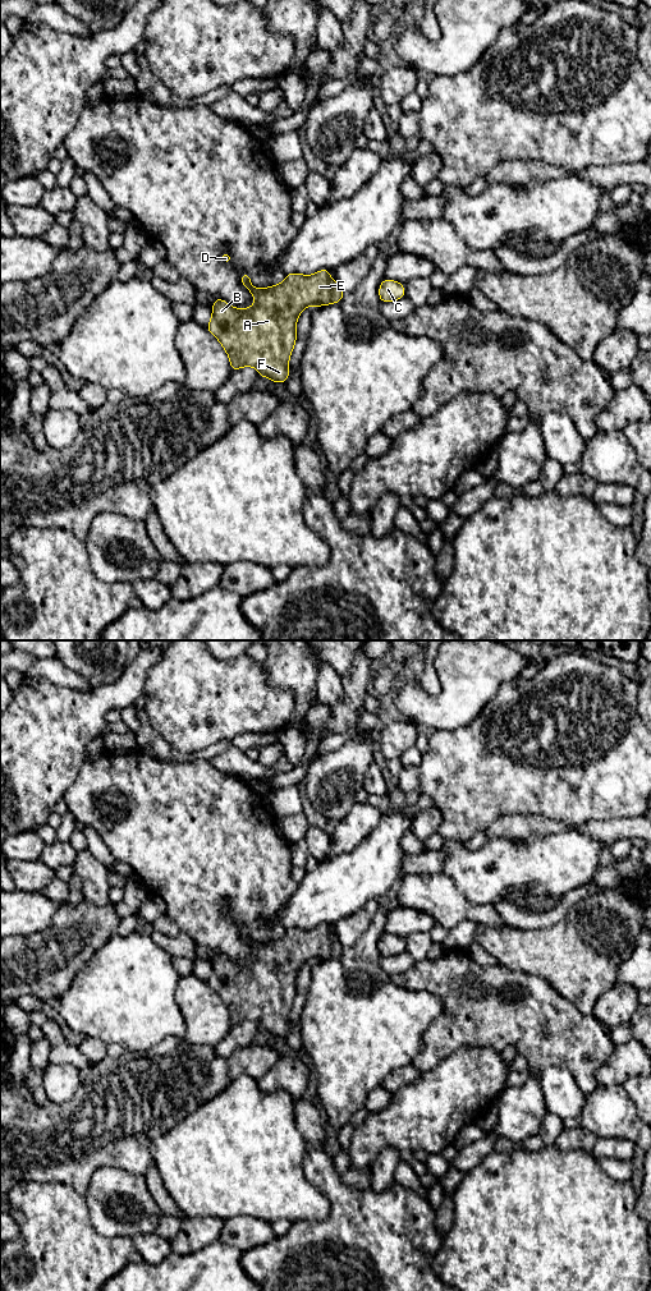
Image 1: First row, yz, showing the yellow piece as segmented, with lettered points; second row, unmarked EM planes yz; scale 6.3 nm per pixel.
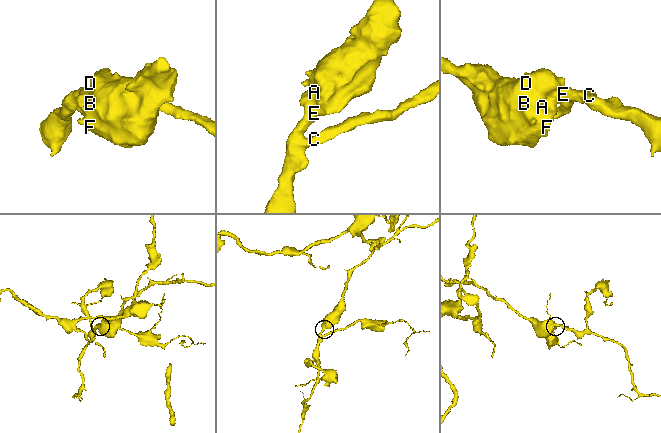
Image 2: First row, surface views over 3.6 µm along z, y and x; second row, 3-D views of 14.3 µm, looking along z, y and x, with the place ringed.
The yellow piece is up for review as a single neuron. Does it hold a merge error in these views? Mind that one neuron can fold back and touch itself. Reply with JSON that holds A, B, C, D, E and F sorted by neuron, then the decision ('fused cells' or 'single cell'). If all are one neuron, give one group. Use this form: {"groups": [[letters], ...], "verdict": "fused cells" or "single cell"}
{"groups": [["A", "B", "C", "D", "E", "F"]], "verdict": "single cell"}

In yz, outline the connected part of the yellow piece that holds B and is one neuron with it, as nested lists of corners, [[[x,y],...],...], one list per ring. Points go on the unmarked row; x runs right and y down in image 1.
[[[322,923],[313,929],[288,928],[278,939],[257,943],[251,938],[248,928],[240,929],[242,938],[253,950],[255,959],[249,962],[234,962],[225,955],[215,952],[211,961],[212,971],[206,983],[219,994],[226,1006],[230,1021],[253,1021],[260,1032],[269,1032],[272,1037],[286,1037],[289,1032],[289,1014],[297,996],[297,975],[302,965],[310,960],[321,961],[339,957],[344,947],[329,924]]]

